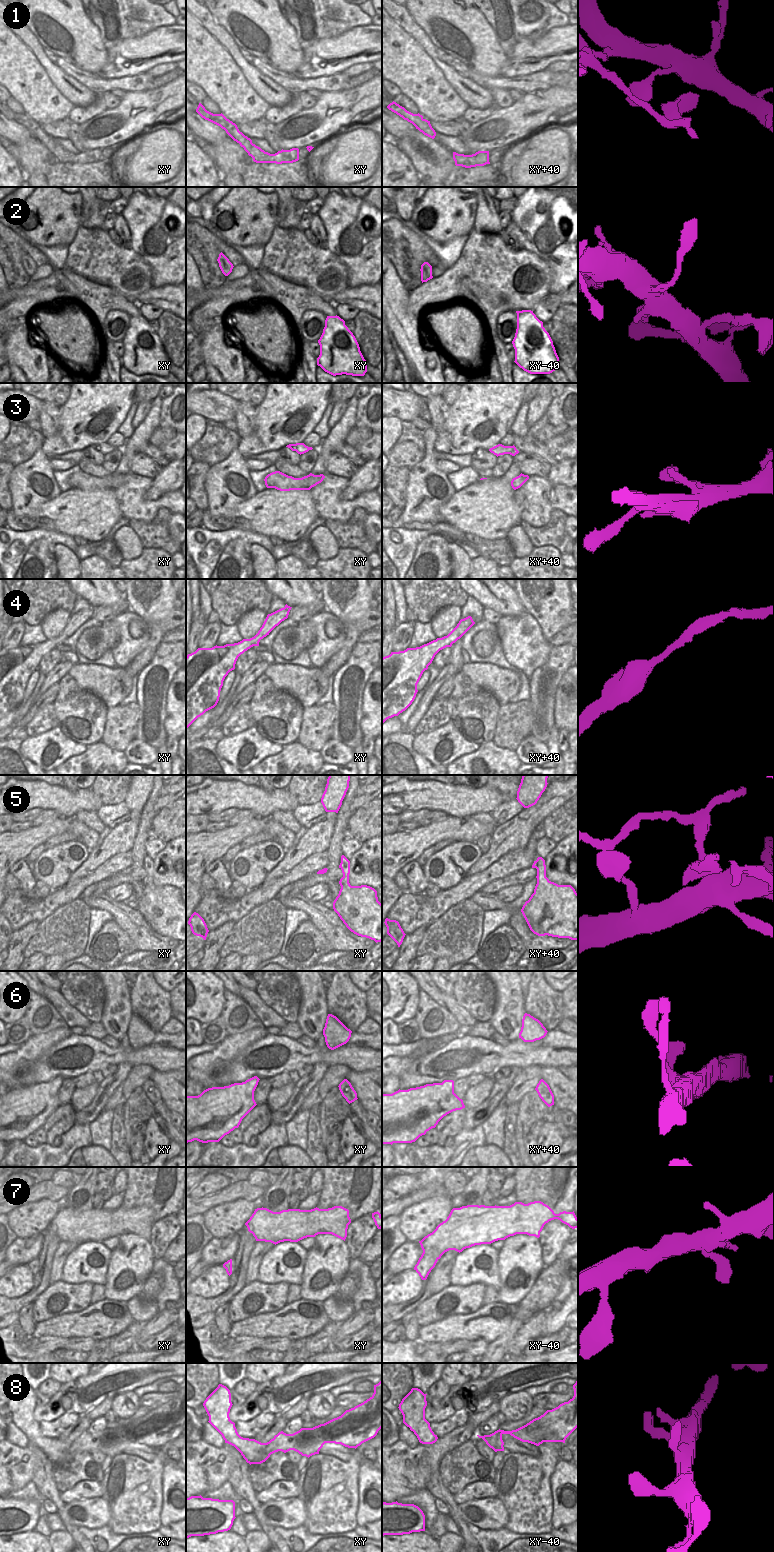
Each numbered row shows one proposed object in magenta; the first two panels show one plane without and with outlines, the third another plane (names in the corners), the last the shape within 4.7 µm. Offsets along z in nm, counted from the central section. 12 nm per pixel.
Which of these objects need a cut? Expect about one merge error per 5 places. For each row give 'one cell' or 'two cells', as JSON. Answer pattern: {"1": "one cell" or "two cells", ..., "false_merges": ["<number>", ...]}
{"1": "one cell", "2": "one cell", "3": "one cell", "4": "one cell", "5": "two cells", "6": "one cell", "7": "one cell", "8": "one cell", "false_merges": ["5"]}

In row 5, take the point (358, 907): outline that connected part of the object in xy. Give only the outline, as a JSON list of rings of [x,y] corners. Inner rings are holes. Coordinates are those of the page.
[[[341,870],[341,889],[333,902],[334,911],[354,934],[381,942],[382,904],[378,901],[377,891],[367,885],[351,886],[350,870]]]

